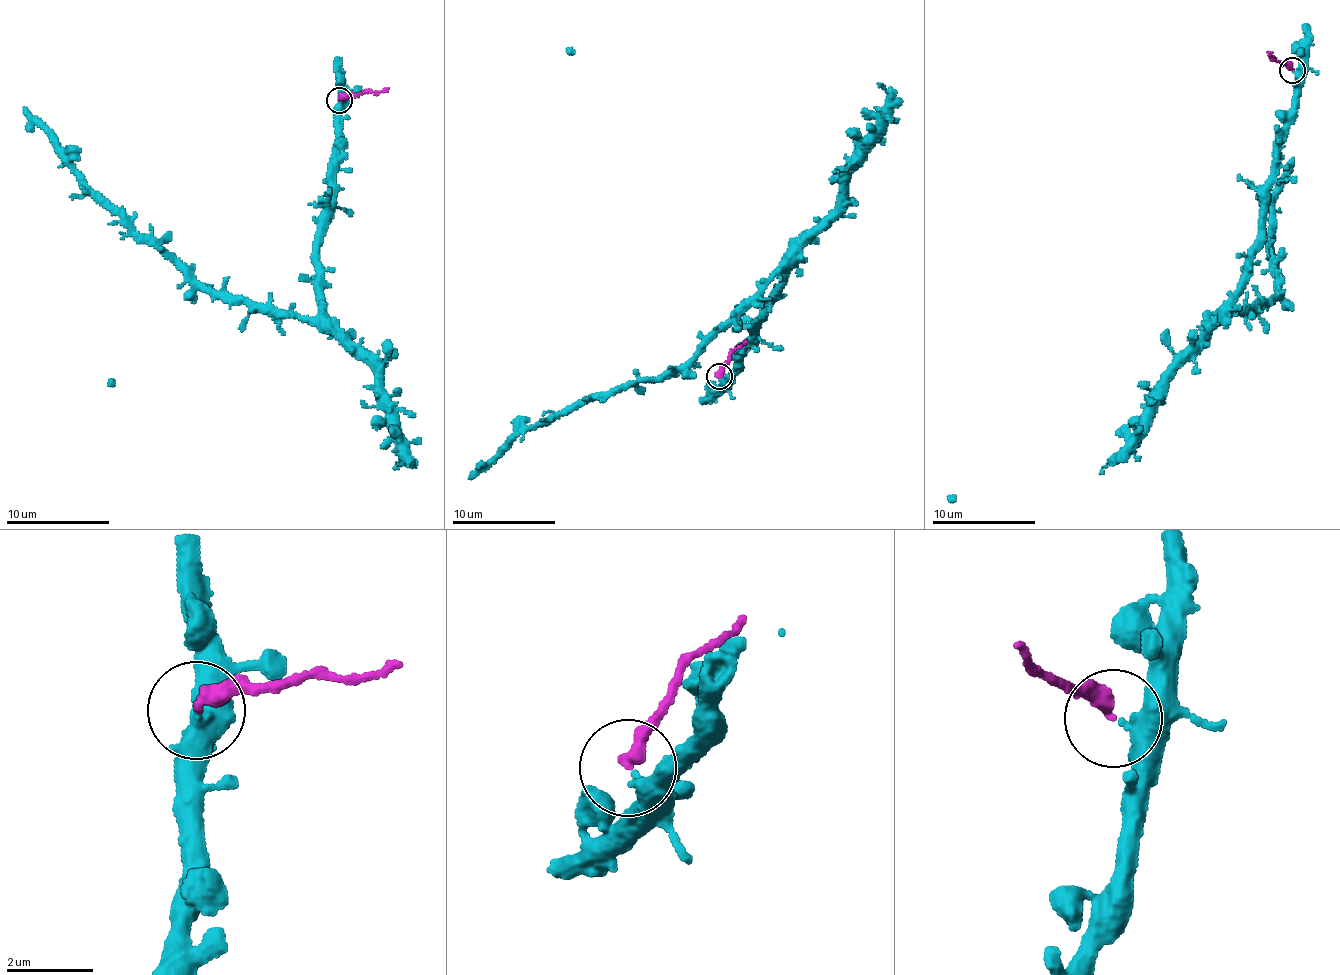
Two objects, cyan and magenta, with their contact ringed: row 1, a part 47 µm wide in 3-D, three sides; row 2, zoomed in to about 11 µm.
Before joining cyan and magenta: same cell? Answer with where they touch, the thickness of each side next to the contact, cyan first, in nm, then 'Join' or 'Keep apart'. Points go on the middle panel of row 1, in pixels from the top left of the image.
Place: (719, 376). Thickness 480 nm (cyan) against 320 nm. Keep apart

